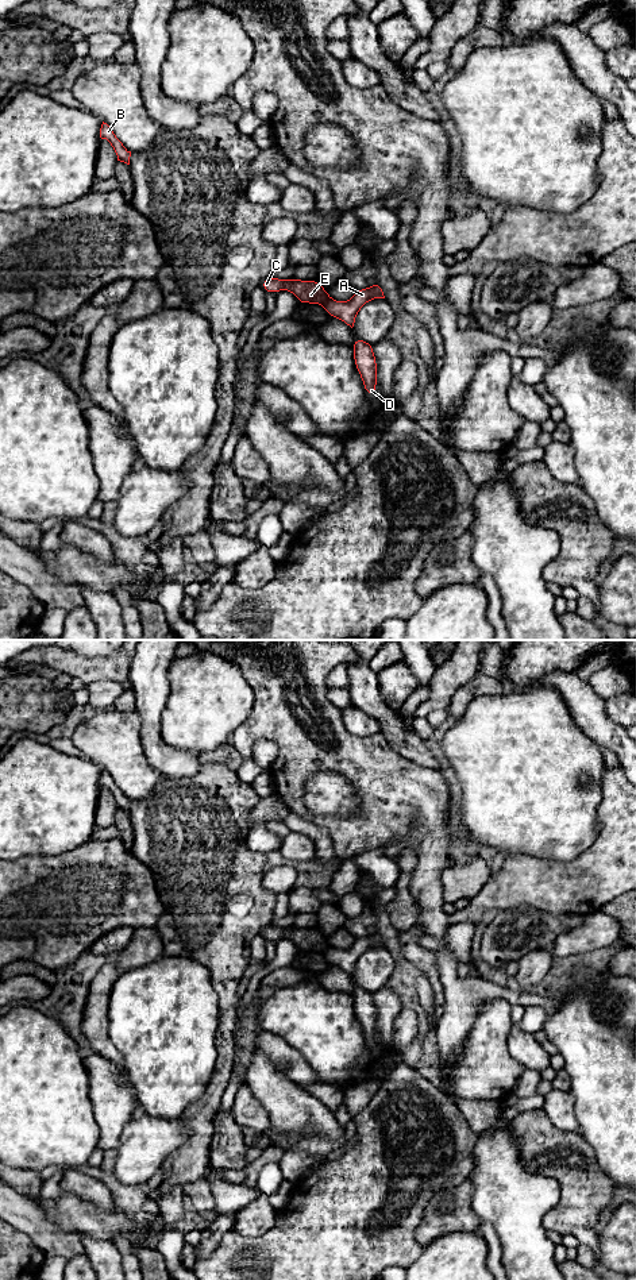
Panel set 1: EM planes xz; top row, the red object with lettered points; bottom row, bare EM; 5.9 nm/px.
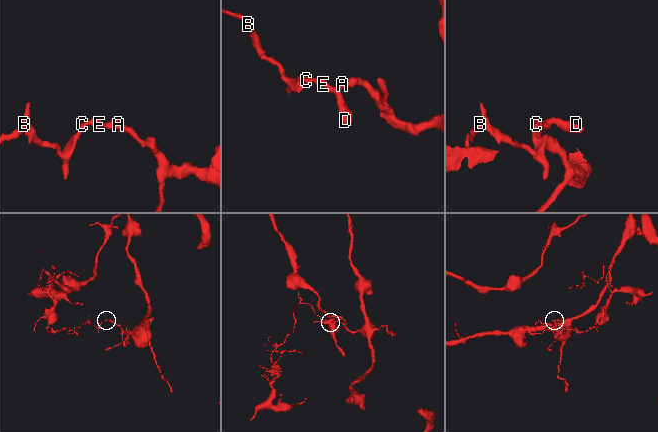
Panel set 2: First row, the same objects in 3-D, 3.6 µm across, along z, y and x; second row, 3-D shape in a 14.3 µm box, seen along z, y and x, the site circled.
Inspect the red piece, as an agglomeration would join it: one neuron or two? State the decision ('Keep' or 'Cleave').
Cleave

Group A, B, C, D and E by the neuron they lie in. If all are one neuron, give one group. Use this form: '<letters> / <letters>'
A D / B C E

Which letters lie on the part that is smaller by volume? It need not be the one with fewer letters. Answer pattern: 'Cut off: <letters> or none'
Cut off: B, C, E

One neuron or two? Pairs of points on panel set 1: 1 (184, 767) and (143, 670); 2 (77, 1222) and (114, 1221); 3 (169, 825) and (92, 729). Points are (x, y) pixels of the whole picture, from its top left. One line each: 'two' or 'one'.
1: one
2: one
3: two

